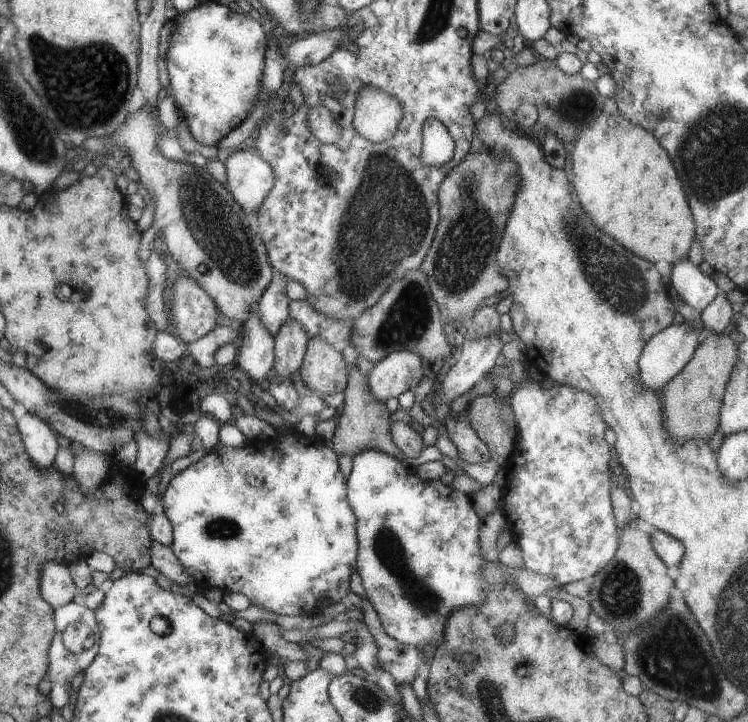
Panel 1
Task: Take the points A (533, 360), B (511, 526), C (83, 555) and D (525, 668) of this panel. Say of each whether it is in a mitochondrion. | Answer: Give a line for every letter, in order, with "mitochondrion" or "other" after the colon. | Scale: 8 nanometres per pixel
A: other
B: other
C: other
D: mitochondrion

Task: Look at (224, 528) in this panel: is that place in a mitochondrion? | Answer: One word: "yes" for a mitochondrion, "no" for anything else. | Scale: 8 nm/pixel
yes

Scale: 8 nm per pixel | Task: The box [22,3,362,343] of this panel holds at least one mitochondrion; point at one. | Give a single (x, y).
(98, 88)

